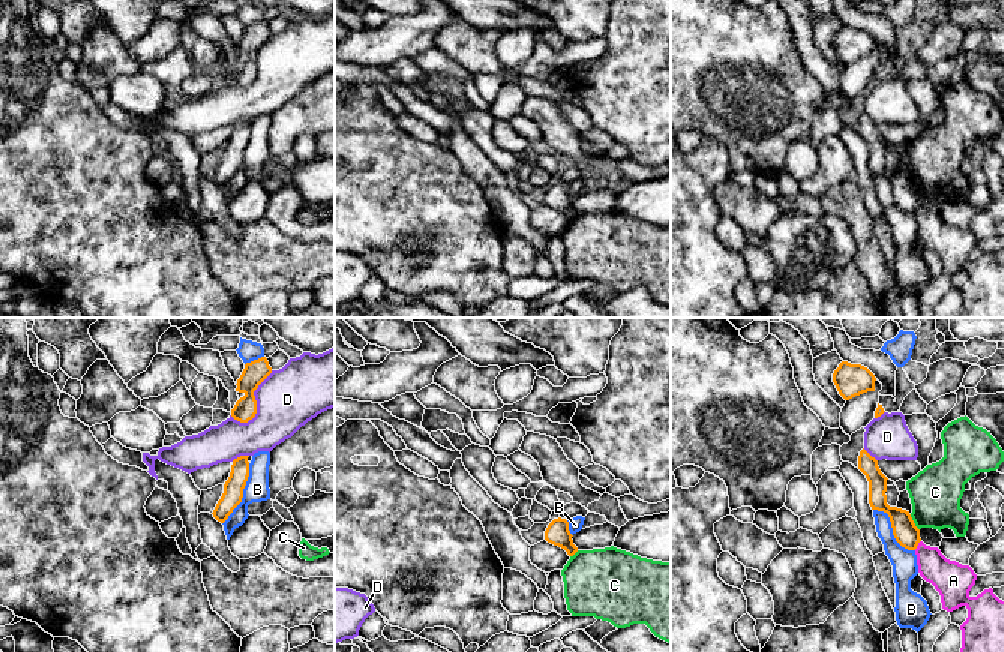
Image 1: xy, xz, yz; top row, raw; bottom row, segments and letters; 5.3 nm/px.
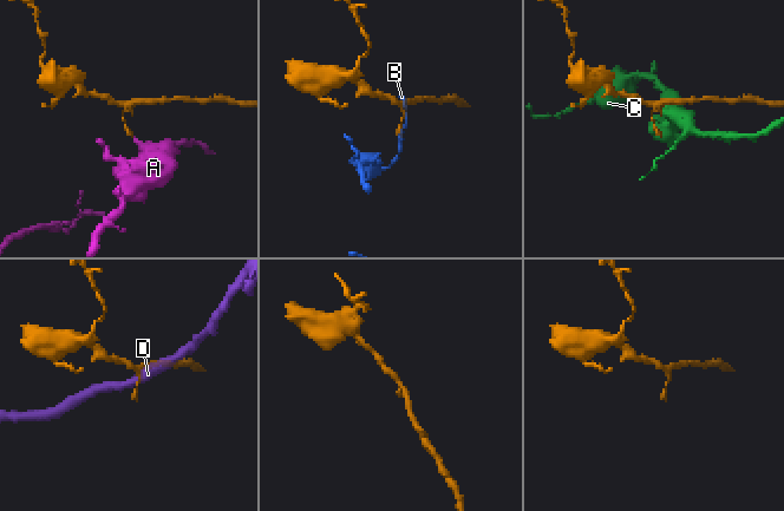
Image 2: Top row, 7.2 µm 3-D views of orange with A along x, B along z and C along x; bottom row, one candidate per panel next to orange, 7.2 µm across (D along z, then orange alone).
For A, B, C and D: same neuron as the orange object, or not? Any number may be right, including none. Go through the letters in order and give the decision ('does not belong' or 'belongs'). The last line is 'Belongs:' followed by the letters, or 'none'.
A: does not belong
B: does not belong
C: does not belong
D: does not belong
Belongs: none

